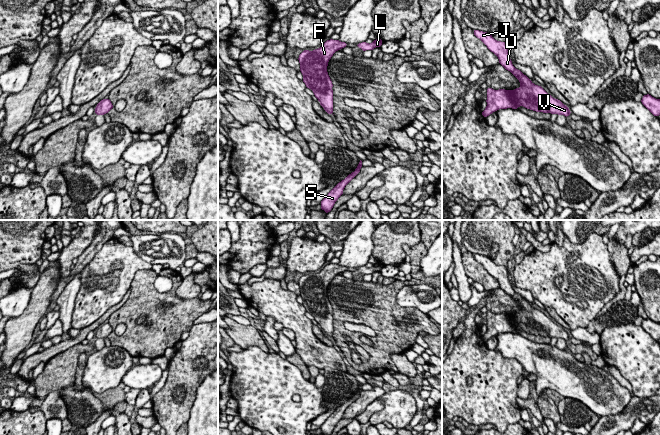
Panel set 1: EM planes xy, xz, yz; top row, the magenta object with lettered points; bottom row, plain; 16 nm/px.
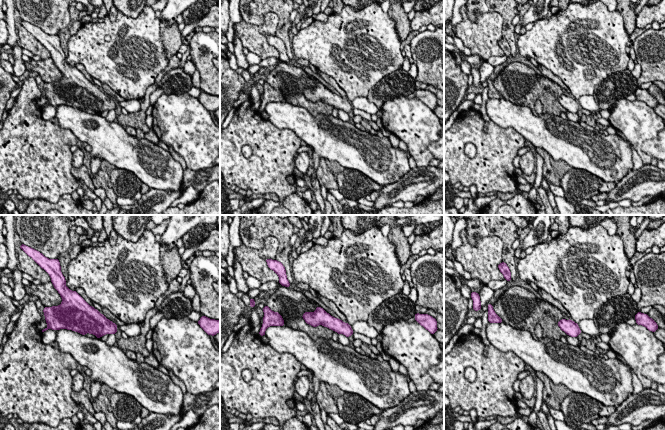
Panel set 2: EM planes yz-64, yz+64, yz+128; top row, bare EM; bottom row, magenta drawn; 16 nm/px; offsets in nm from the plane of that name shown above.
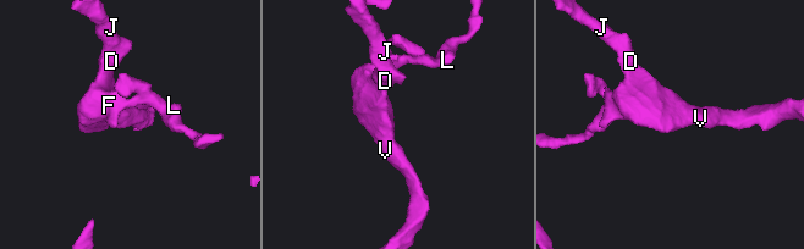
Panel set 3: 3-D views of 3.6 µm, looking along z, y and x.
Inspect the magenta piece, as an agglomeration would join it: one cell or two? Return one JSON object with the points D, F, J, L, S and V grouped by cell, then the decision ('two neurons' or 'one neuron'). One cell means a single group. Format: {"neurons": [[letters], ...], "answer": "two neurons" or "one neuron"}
{"neurons": [["D", "F", "J", "L", "S", "V"]], "answer": "one neuron"}

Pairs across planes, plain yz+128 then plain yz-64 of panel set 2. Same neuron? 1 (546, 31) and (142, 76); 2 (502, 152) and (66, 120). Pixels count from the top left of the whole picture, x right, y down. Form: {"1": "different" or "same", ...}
{"1": "same", "2": "different"}

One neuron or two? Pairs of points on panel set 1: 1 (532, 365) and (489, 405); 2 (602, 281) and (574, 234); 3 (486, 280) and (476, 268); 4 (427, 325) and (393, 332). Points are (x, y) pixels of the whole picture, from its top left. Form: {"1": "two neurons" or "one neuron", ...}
{"1": "two neurons", "2": "two neurons", "3": "one neuron", "4": "one neuron"}

